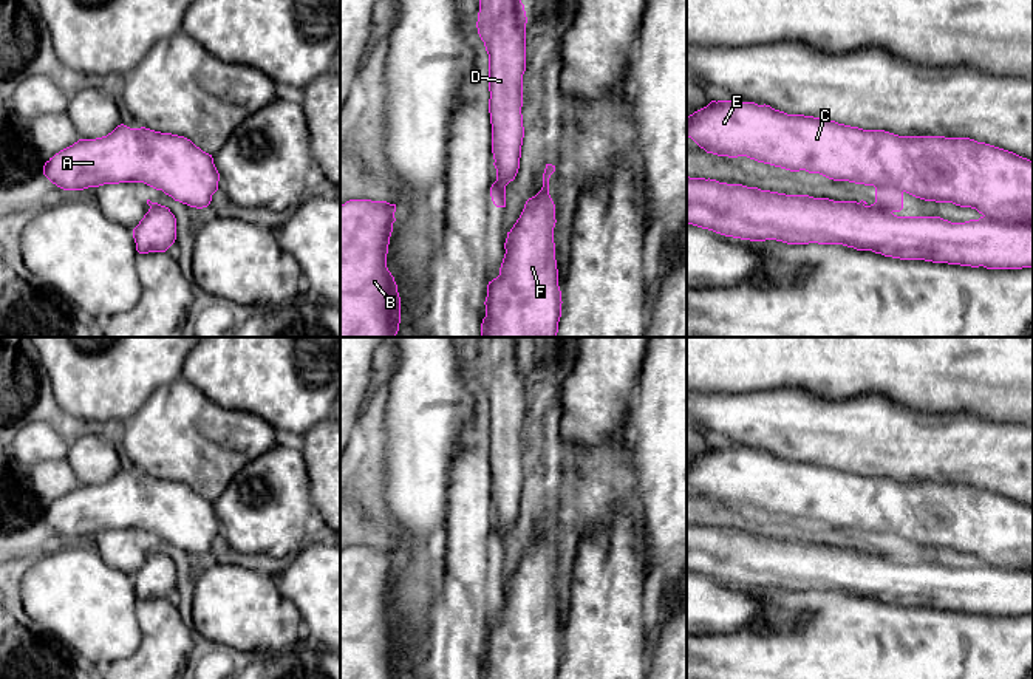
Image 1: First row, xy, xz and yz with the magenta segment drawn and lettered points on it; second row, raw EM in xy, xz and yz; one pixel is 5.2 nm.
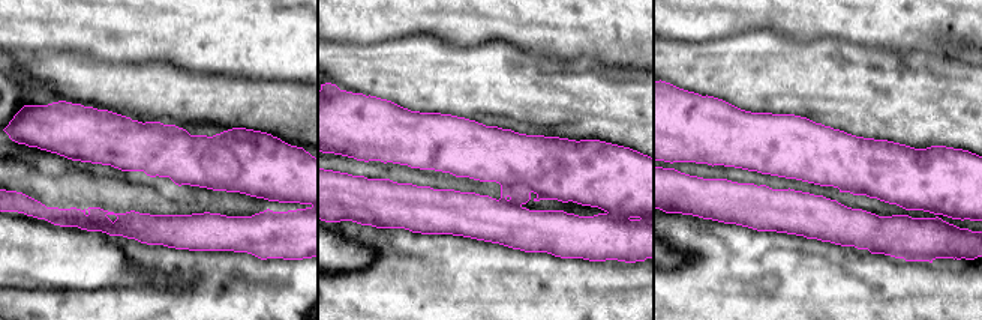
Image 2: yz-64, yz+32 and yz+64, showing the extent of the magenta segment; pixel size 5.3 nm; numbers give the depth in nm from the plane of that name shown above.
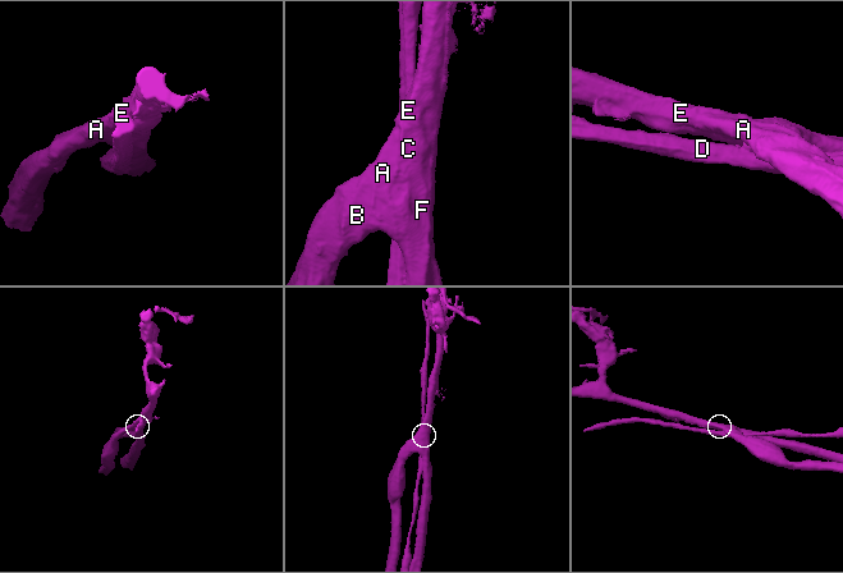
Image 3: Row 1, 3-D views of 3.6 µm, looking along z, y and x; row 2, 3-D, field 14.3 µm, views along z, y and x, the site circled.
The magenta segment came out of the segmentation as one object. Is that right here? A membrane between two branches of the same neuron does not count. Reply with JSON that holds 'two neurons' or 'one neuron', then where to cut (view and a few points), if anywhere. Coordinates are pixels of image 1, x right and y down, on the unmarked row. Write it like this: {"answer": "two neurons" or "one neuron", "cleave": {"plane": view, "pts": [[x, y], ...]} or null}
{"answer": "two neurons", "cleave": {"plane": "yz", "pts": [[984, 562], [993, 566], [1032, 568]]}}

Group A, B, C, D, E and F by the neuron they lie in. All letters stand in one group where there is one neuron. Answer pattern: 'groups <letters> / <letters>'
groups A B C E F / D

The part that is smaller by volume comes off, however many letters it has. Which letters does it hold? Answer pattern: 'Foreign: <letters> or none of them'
Foreign: D

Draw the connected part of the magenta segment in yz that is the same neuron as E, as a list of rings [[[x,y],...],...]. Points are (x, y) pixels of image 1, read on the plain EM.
[[[711,447],[694,458],[687,464],[687,483],[707,500],[718,503],[747,503],[790,518],[806,517],[834,527],[874,532],[875,549],[871,552],[880,557],[900,558],[906,538],[925,548],[971,554],[993,566],[1033,568],[1033,507],[970,484],[898,483],[885,476],[863,476],[813,462],[787,461],[765,450],[741,447]]]

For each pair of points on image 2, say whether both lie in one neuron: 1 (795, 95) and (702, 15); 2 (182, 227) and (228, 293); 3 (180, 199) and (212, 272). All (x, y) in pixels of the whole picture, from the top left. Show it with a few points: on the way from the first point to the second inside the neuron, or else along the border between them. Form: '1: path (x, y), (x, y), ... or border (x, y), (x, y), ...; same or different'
1: border (760, 27), (691, 42); different
2: path (198, 244), (225, 271), (225, 277); same
3: border (150, 214), (222, 214); different

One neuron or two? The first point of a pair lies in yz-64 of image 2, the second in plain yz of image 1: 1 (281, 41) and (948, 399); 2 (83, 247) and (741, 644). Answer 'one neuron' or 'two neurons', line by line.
1: one neuron
2: two neurons

